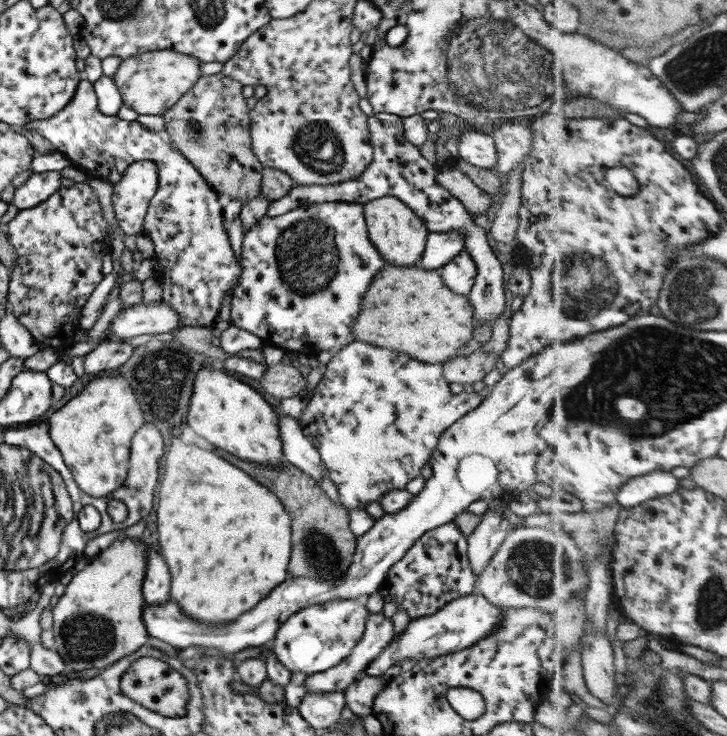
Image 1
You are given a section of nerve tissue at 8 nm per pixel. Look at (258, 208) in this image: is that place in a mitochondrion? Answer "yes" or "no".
no

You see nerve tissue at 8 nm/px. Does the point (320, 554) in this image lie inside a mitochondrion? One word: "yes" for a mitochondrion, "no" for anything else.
yes

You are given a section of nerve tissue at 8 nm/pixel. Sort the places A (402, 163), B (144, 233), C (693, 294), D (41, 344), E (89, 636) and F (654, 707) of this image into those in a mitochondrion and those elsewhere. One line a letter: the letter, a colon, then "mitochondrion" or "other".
A: other
B: other
C: mitochondrion
D: other
E: mitochondrion
F: mitochondrion

